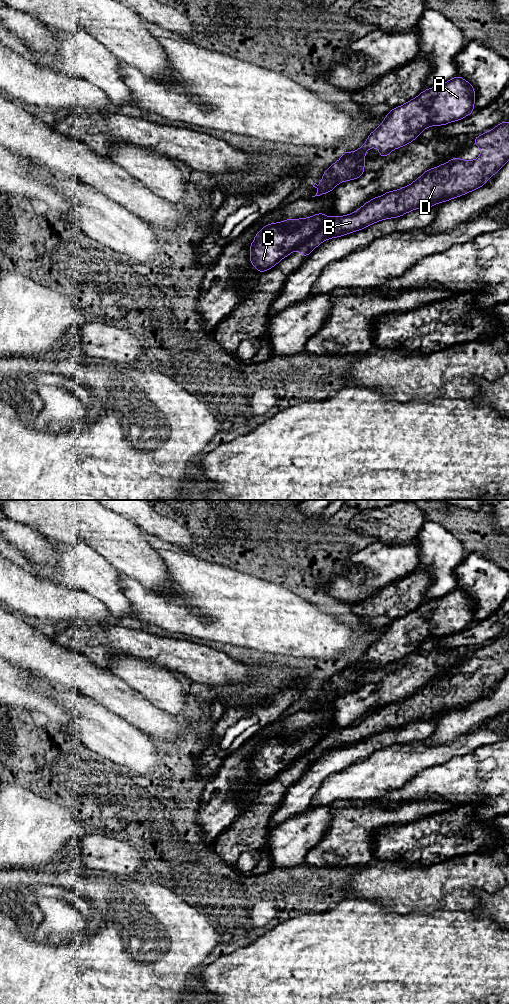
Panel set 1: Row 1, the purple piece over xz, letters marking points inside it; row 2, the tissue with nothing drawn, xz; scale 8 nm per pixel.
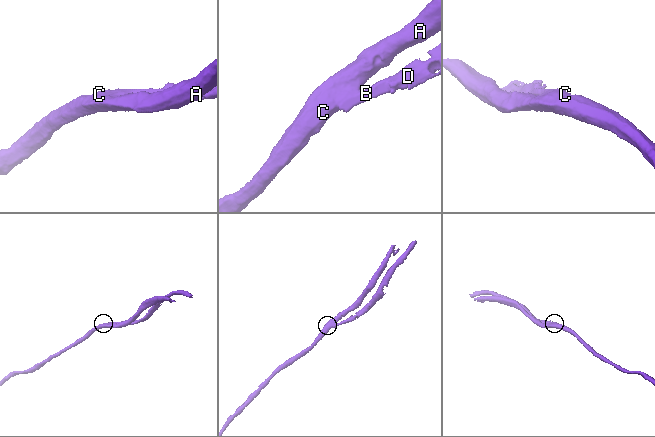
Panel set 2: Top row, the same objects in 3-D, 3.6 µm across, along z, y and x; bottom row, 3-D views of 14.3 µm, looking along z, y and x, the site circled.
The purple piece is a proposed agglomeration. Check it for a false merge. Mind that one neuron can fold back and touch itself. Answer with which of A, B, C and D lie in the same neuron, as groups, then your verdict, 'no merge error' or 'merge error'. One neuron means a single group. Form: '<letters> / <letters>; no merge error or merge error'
A C / B D; merge error

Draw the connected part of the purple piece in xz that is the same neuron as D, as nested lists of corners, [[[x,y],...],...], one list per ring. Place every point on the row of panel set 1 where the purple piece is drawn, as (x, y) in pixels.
[[[501,122],[492,130],[477,136],[473,143],[481,148],[481,154],[476,160],[461,160],[453,157],[448,163],[426,170],[410,185],[375,197],[349,215],[328,218],[316,233],[298,248],[299,252],[305,258],[327,239],[359,231],[384,219],[400,218],[405,213],[418,208],[430,208],[437,203],[446,202],[482,187],[509,160],[509,122]]]

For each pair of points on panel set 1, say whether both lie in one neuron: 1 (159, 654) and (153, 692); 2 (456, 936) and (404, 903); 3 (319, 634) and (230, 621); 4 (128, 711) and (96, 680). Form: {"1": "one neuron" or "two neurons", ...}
{"1": "two neurons", "2": "two neurons", "3": "one neuron", "4": "one neuron"}

